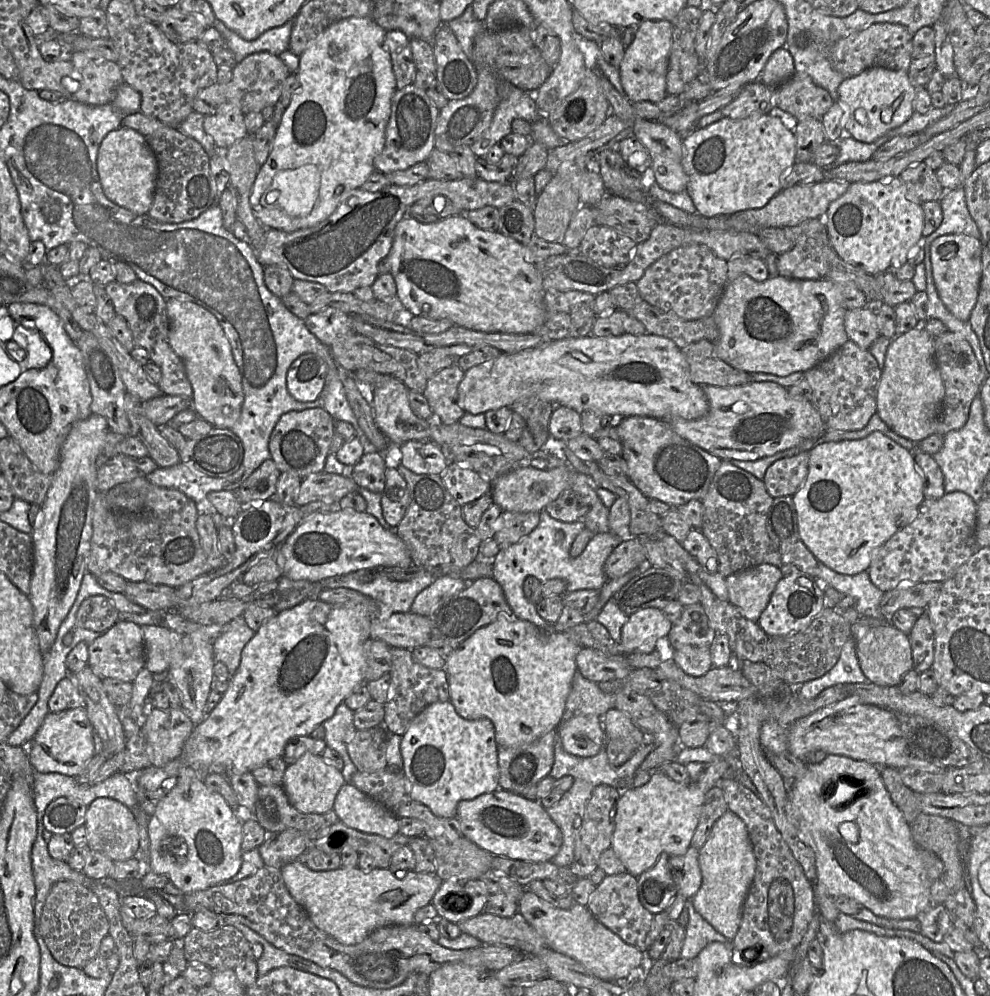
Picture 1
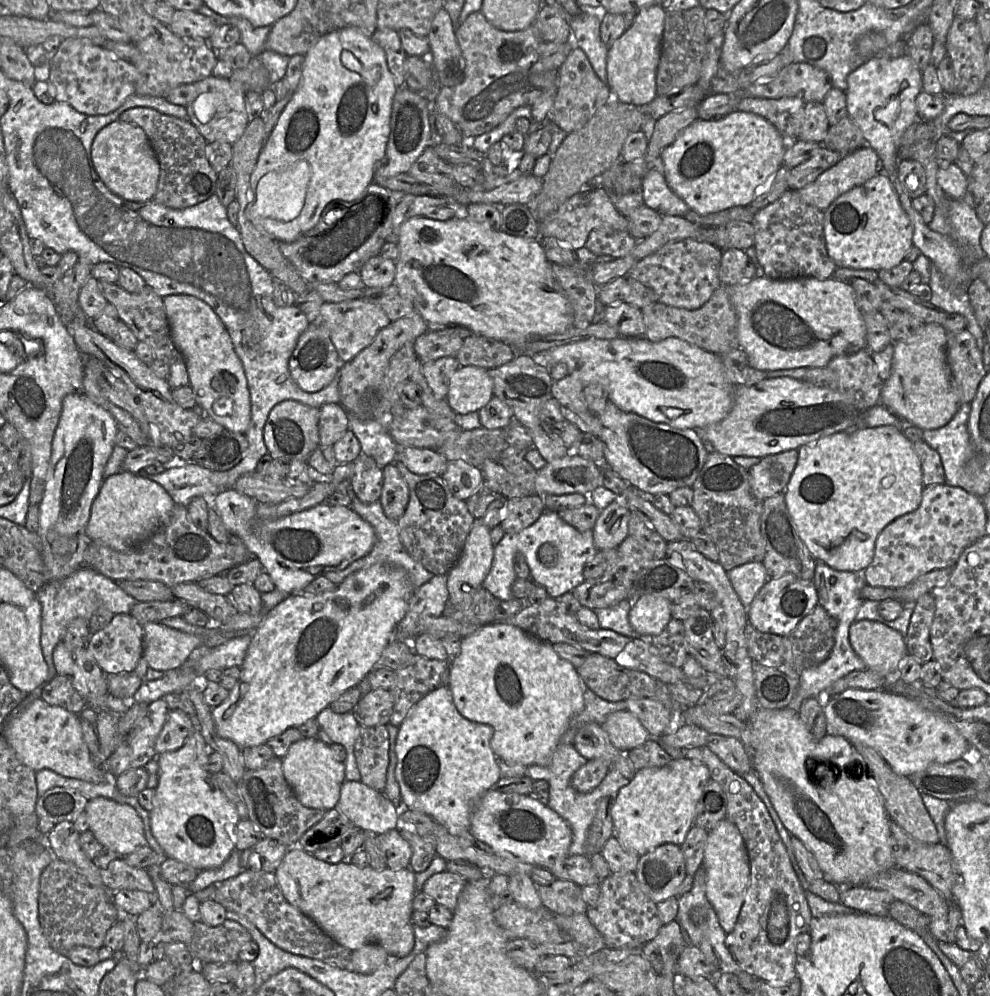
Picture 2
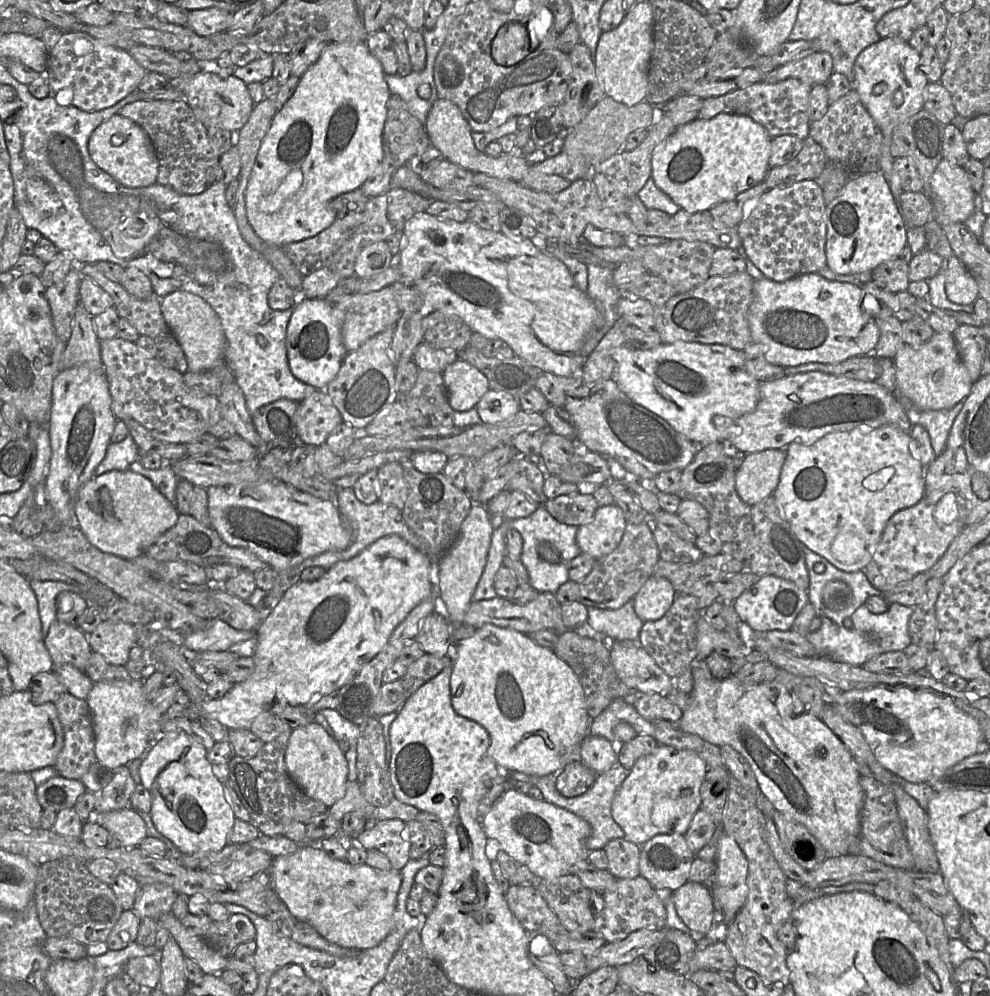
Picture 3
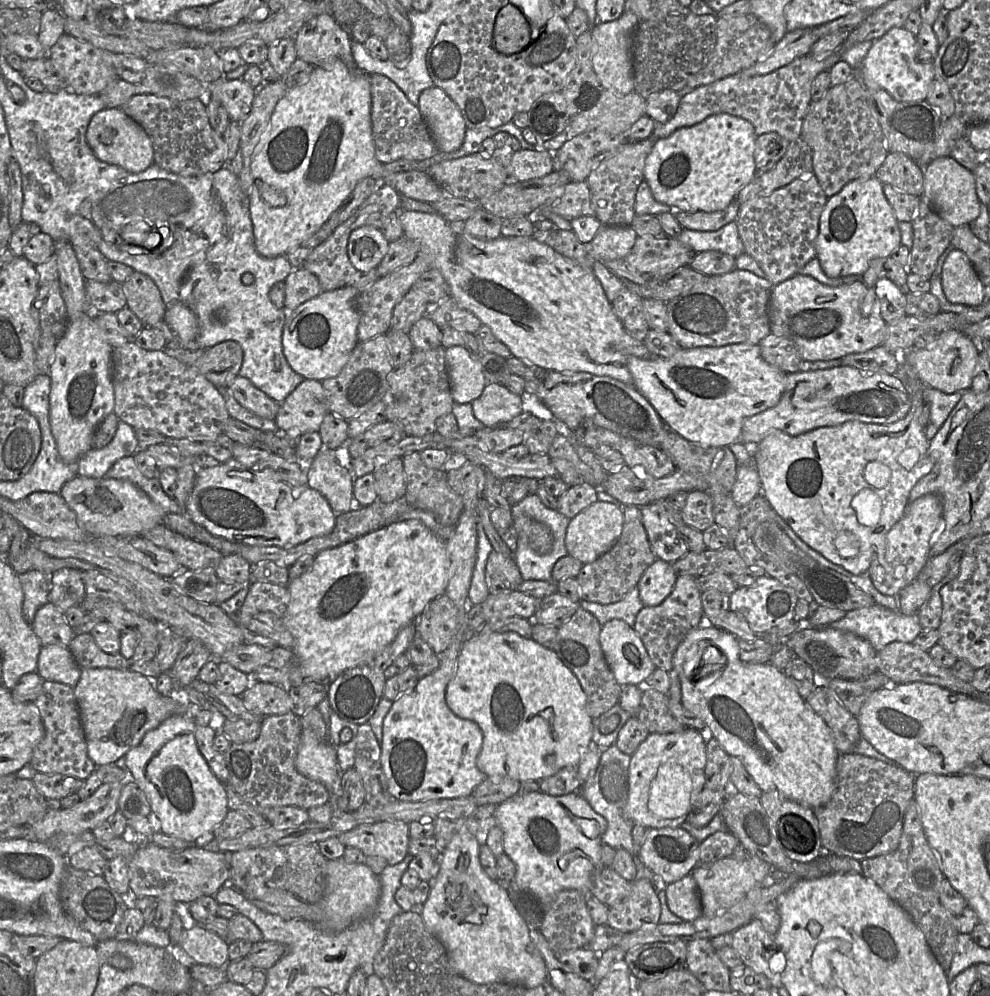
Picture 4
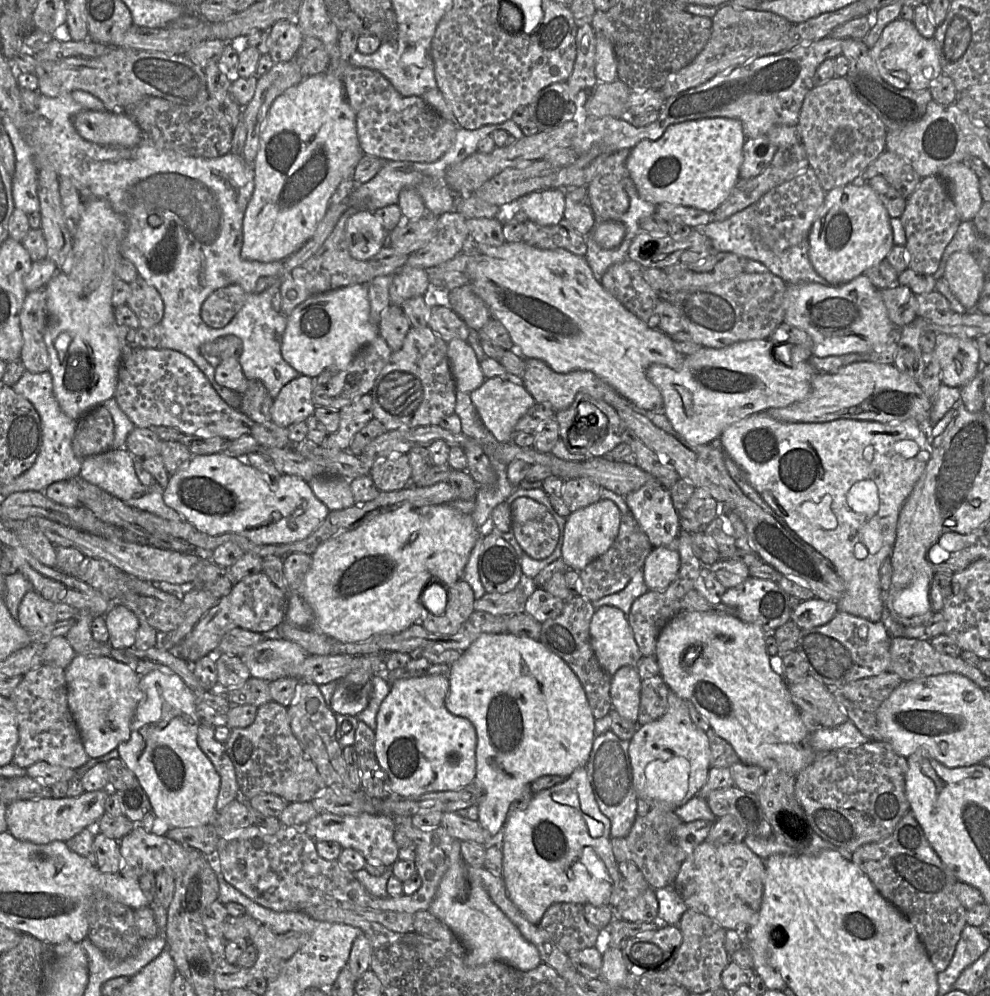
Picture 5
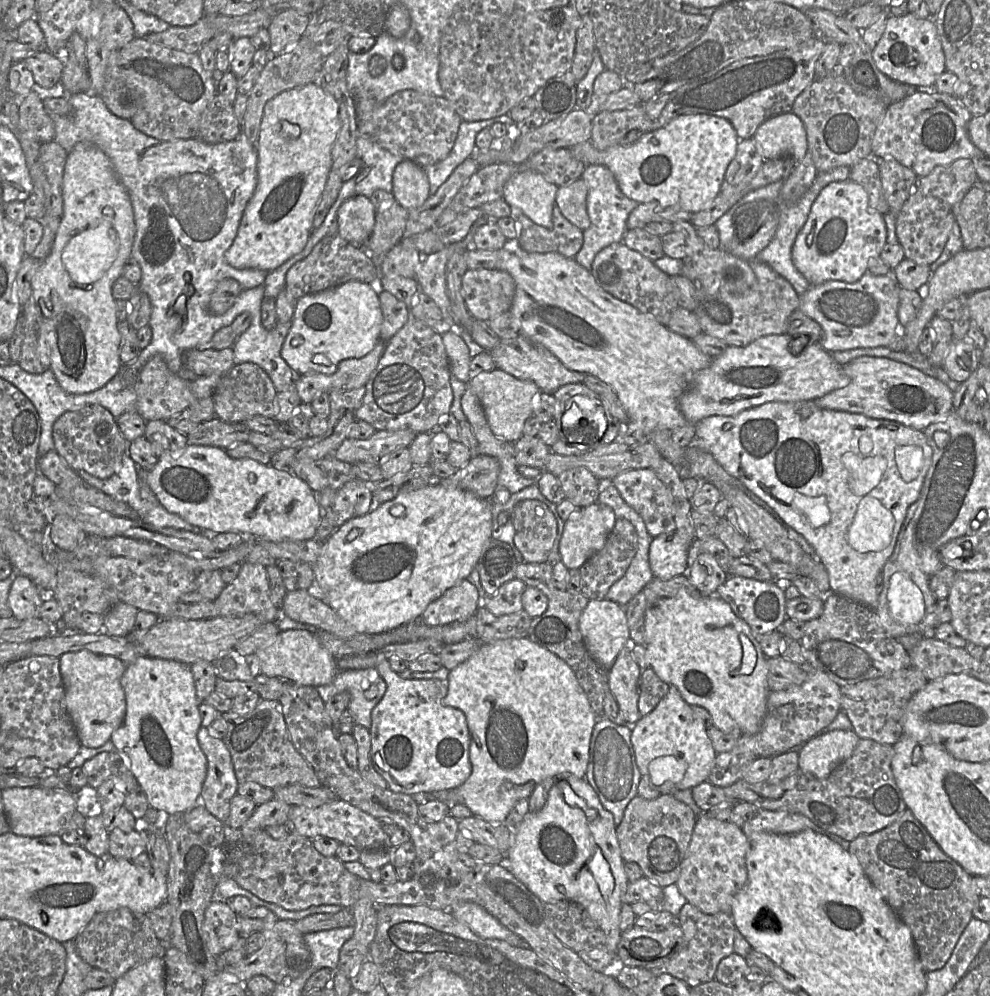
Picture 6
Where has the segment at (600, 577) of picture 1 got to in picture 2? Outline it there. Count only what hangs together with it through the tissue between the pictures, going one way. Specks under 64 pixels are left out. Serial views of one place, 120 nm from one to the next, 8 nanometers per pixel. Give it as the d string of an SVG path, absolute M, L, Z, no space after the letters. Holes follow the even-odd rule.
M544 510L535 523L521 532L504 534L501 541L495 546L492 566L482 586L500 600L508 601L513 599L511 588L517 578L514 570L514 557L521 553L526 559L533 581L545 588L550 597L557 599L567 592L572 592L577 586L586 581L583 575L585 564L597 552L592 530L580 532L564 522L558 513ZM546 543L551 544L554 548L545 551L543 557L547 563L543 563L539 558L538 551Z

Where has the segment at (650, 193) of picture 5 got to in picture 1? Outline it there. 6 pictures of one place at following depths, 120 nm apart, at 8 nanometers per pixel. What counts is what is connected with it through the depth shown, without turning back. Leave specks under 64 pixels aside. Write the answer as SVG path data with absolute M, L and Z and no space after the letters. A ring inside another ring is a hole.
M753 114L741 119L724 117L682 137L682 166L689 178L686 192L697 212L705 217L764 207L782 191L781 175L797 161L794 127L776 115Z

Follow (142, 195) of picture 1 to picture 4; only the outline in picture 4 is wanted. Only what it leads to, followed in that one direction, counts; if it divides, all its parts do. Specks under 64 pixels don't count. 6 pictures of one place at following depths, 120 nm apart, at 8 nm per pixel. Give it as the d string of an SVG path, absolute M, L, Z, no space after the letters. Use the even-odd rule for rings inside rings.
M106 108L94 114L87 127L86 141L100 161L119 166L130 173L140 173L154 163L149 136L120 108Z

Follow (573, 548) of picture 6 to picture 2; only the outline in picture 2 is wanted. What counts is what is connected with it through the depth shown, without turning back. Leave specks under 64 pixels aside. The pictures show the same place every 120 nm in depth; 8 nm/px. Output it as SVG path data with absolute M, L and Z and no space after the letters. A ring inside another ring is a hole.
M619 499L600 512L592 529L594 545L598 551L617 548L626 539L629 535L630 514Z

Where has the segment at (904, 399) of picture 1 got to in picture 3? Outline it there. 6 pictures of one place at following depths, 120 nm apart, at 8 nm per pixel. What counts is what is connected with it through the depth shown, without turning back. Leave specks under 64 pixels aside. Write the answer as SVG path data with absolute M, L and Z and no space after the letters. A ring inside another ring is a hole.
M935 332L920 346L904 345L893 359L897 397L908 398L921 410L946 410L965 400L974 385L962 362L952 333Z

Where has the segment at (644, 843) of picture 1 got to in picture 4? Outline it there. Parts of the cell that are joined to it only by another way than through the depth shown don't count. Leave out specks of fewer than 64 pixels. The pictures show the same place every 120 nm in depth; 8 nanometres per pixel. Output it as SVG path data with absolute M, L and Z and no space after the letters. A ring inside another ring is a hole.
M686 727L675 733L650 733L630 757L625 817L649 829L680 827L705 787L706 763L707 745L700 731Z

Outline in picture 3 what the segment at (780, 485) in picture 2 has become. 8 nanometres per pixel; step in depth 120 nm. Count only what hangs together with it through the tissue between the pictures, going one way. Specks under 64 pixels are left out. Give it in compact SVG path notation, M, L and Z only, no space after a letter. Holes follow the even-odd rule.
M786 449L746 454L736 470L735 488L740 499L753 506L771 496L779 483L785 459Z

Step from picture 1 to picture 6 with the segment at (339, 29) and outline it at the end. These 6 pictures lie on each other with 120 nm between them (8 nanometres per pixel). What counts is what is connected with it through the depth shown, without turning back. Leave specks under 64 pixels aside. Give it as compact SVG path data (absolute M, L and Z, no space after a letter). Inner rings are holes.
M318 81L284 91L266 103L256 143L257 186L244 210L235 240L225 253L230 266L270 272L304 249L314 230L313 217L332 167L332 148L340 130L339 105Z

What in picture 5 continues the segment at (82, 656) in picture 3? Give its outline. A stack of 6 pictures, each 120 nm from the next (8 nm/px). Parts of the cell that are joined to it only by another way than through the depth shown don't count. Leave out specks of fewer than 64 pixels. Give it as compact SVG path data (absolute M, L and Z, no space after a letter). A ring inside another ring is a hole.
M35 589L23 597L18 610L18 623L29 630L42 630L59 621L55 611L55 603L44 598Z

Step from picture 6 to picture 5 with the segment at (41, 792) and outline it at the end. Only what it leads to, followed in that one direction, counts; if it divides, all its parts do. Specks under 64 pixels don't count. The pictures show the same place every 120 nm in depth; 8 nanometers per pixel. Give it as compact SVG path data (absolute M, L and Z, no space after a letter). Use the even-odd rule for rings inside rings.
M102 789L83 792L77 797L14 801L6 807L7 831L17 839L35 844L47 844L53 841L66 842L90 824L99 821L106 812L107 797L108 792Z

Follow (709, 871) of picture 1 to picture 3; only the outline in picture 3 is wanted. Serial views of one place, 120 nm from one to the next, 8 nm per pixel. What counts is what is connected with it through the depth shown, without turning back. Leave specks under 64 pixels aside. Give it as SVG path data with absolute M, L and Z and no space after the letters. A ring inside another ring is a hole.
M726 833L718 841L713 896L720 903L723 921L733 922L747 896L748 861L737 842Z

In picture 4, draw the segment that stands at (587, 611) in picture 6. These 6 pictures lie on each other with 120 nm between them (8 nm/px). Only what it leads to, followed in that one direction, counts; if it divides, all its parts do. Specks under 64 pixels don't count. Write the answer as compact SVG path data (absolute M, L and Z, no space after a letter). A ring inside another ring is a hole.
M619 619L602 625L600 645L605 660L620 685L640 686L657 668L635 630Z

